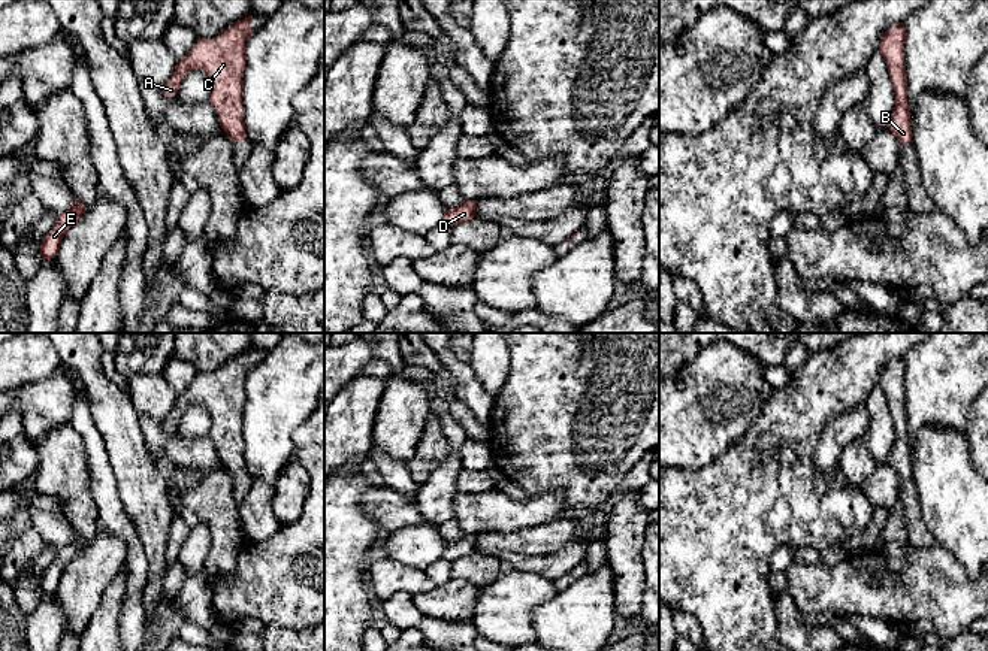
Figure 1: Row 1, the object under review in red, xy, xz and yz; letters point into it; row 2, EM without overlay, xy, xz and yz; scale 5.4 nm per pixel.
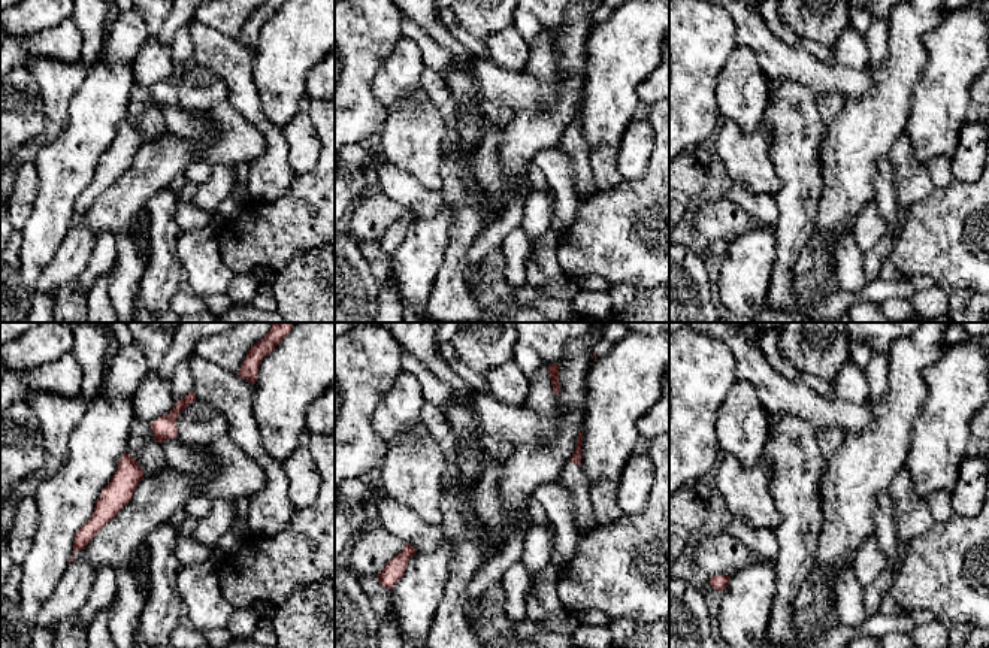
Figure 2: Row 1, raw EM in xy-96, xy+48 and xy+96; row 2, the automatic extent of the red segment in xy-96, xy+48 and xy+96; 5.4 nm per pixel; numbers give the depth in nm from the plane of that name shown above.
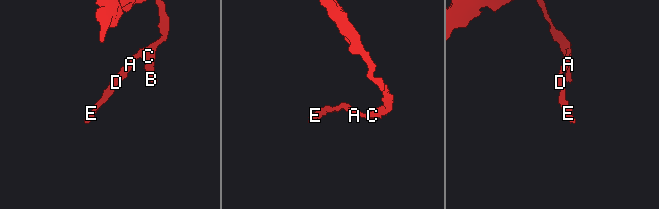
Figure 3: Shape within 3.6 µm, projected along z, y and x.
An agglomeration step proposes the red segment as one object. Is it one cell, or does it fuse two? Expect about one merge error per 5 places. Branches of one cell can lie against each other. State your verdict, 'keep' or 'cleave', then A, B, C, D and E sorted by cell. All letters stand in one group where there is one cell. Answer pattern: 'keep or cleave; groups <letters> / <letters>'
keep; groups A B C D E

